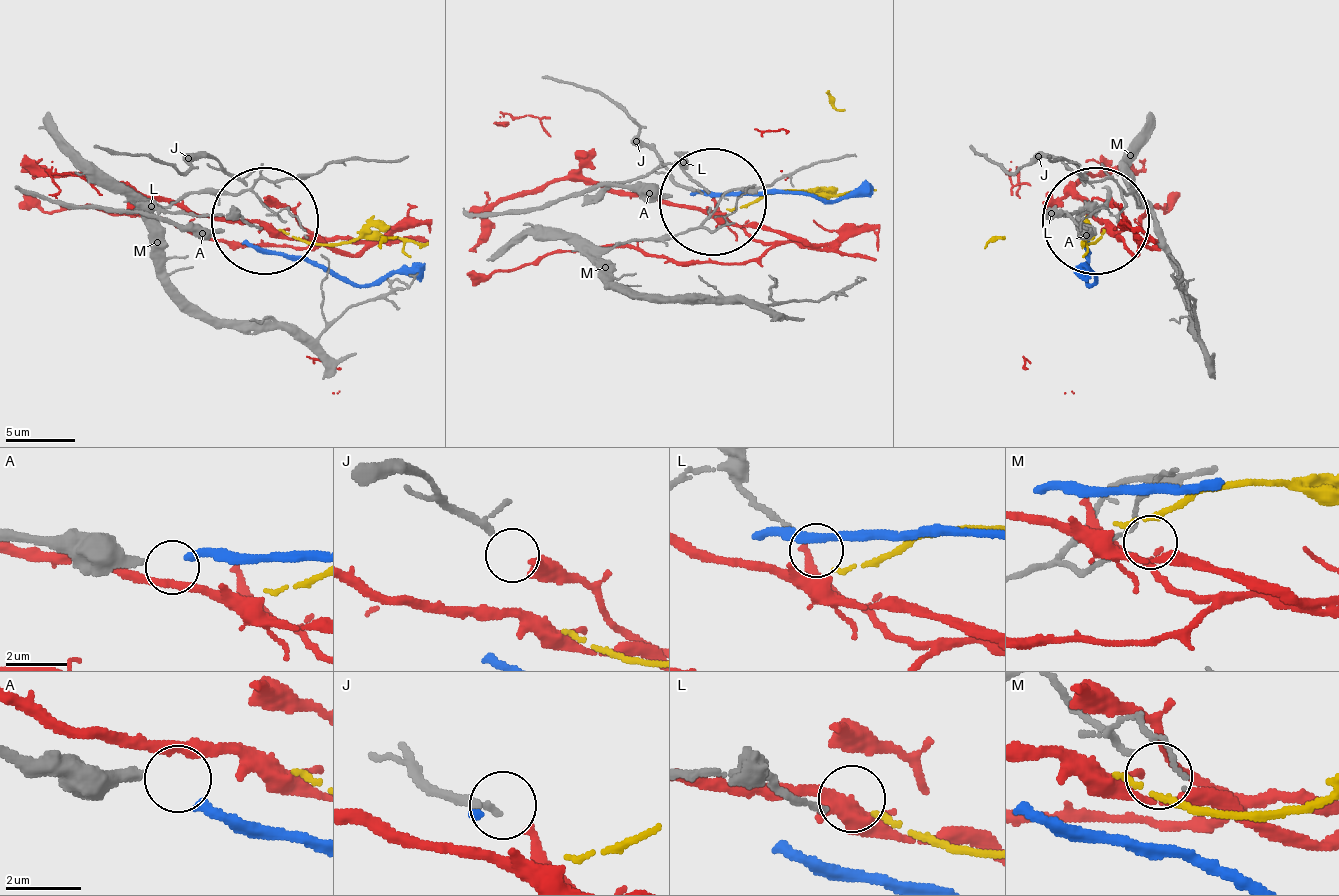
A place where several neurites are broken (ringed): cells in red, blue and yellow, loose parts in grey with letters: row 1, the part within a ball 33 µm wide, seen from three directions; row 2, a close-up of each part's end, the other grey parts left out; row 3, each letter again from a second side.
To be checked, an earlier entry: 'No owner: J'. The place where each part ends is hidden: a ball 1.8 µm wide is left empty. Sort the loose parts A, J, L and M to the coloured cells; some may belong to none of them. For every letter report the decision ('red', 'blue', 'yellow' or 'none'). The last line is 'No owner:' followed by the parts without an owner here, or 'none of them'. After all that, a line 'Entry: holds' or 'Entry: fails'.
A: blue
J: red
L: yellow
M: none
No owner: M
Entry: fails

